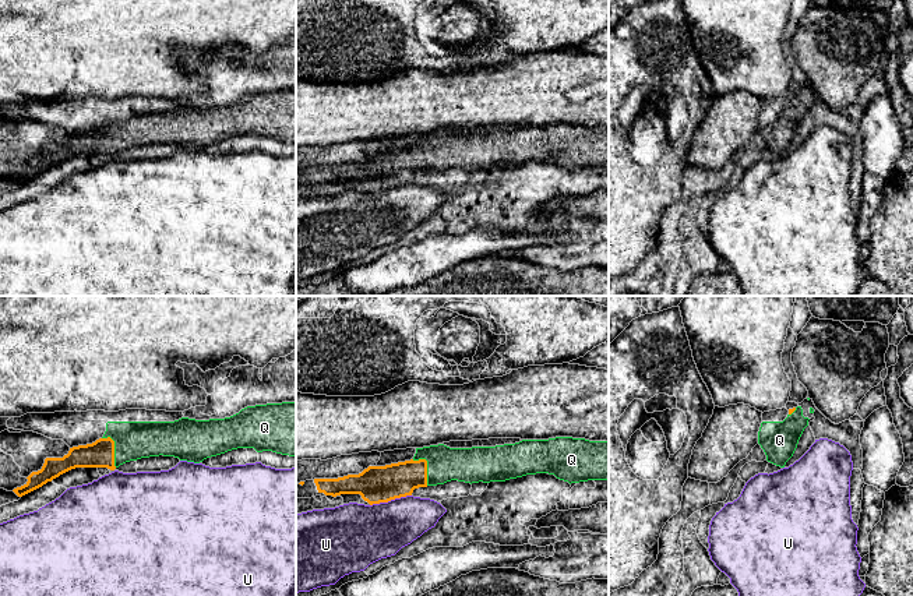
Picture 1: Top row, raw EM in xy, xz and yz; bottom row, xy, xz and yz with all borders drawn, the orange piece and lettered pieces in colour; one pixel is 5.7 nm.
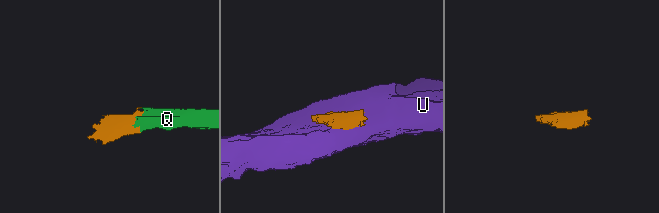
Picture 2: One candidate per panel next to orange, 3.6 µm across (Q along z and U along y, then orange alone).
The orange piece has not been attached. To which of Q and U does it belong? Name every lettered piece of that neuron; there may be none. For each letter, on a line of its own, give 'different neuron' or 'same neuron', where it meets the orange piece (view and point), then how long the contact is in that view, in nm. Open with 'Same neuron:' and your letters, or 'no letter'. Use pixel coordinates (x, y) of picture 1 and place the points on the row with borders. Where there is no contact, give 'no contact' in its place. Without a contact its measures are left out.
Same neuron: Q
Q: same neuron | xz (426, 466) | 180 nm
U: different neuron | xz (390, 500) | 240 nm

